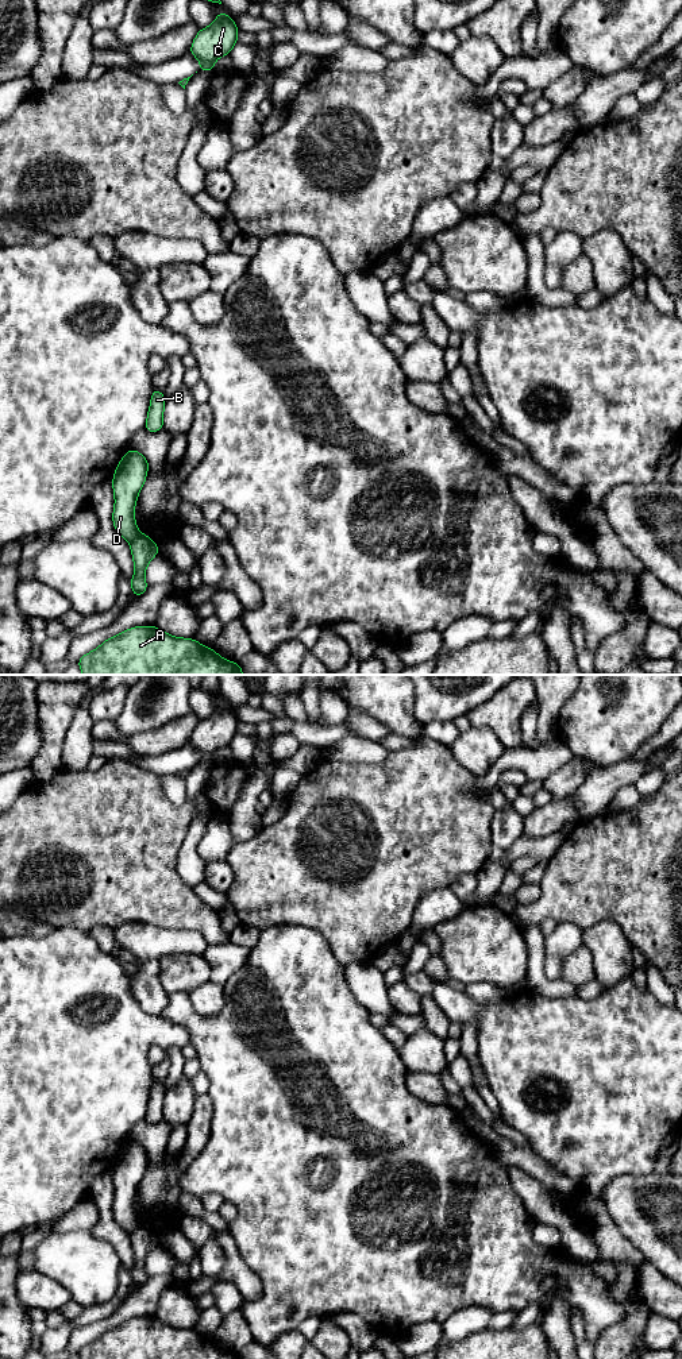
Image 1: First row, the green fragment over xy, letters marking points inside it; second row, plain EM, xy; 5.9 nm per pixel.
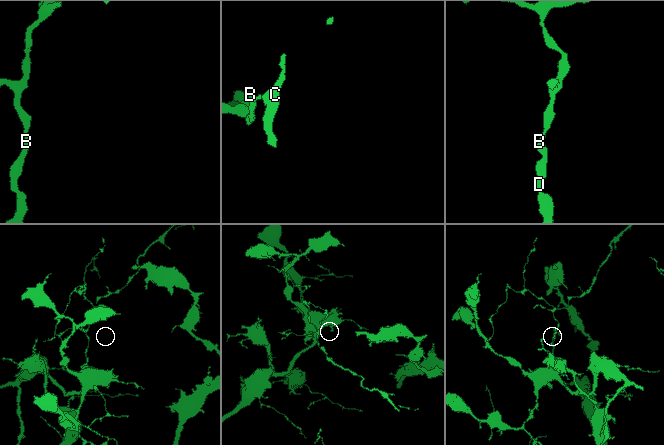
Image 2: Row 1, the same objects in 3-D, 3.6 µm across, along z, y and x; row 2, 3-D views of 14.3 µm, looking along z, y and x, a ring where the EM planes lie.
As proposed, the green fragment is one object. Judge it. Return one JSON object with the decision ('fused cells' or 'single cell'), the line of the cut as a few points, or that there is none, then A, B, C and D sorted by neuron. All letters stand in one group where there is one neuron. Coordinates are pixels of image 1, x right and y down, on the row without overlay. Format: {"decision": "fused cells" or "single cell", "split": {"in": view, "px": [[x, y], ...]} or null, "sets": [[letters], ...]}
{"decision": "fused cells", "split": {"in": "xy", "px": [[139, 1224], [128, 1231]]}, "sets": [["A"], ["B", "C", "D"]]}

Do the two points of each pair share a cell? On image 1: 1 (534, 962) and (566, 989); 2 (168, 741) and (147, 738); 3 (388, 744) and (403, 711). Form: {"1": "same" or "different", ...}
{"1": "same", "2": "same", "3": "different"}

